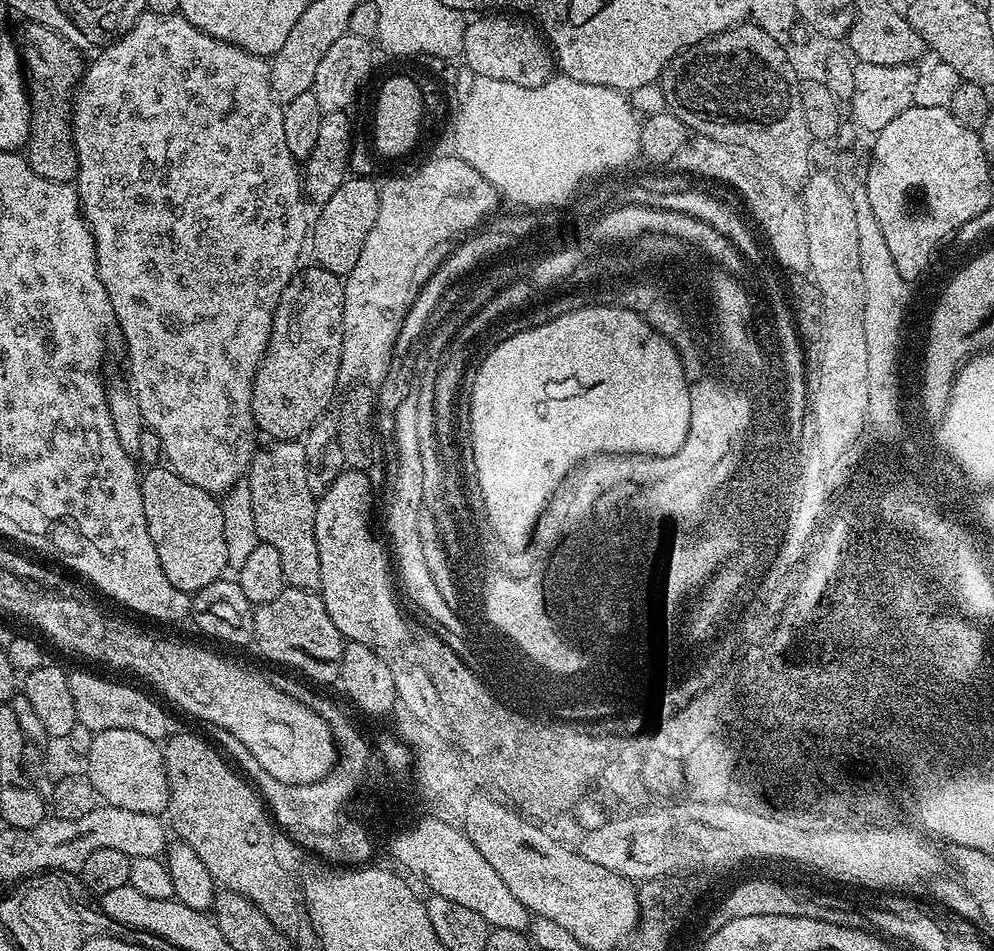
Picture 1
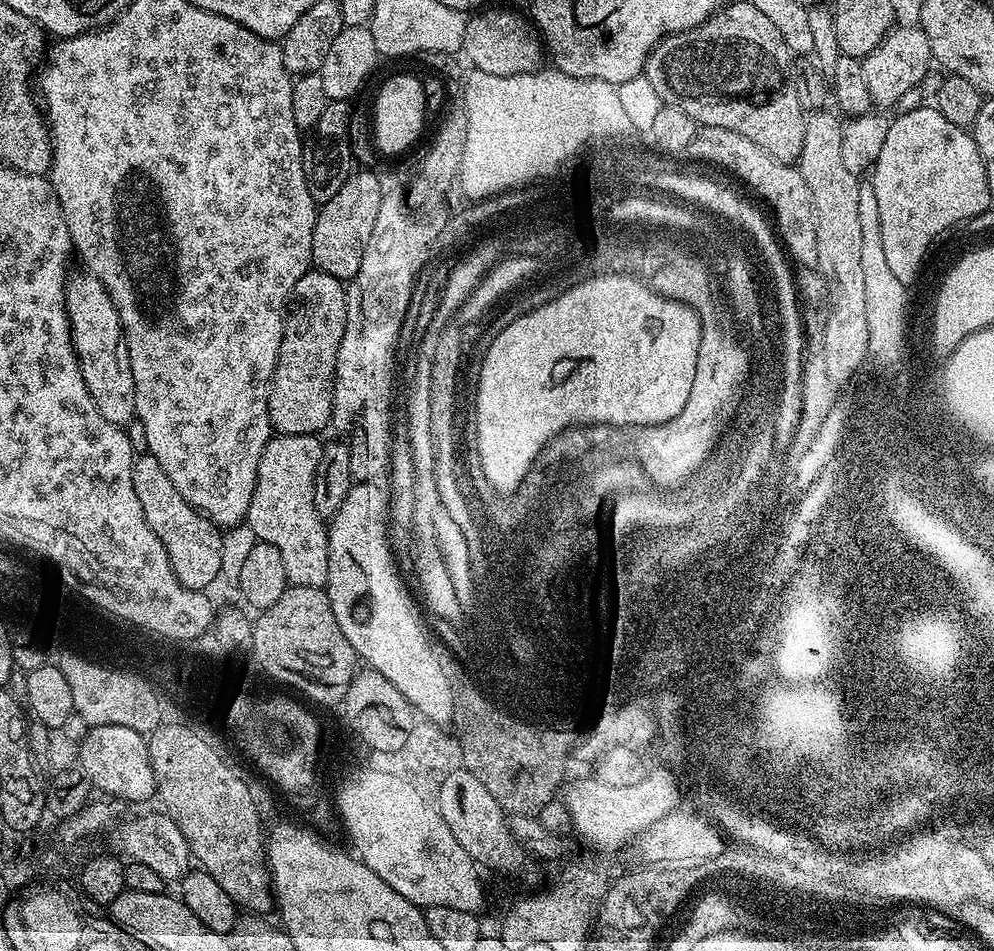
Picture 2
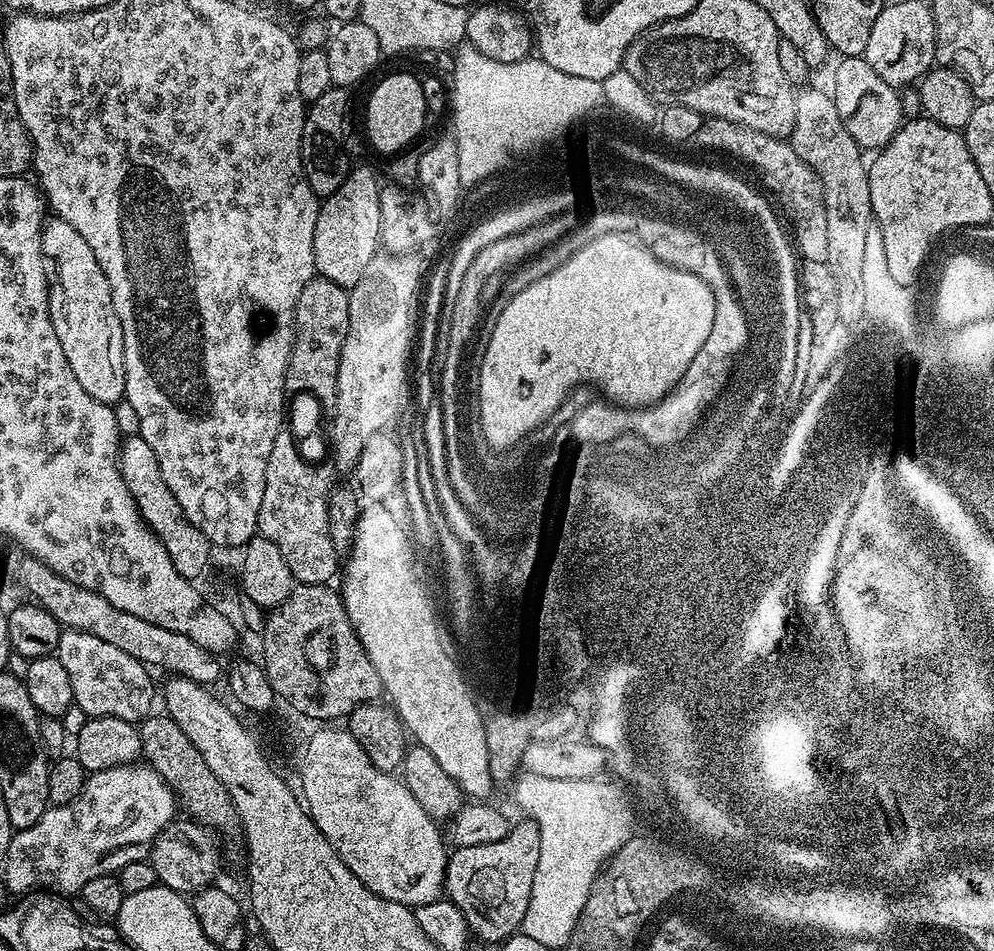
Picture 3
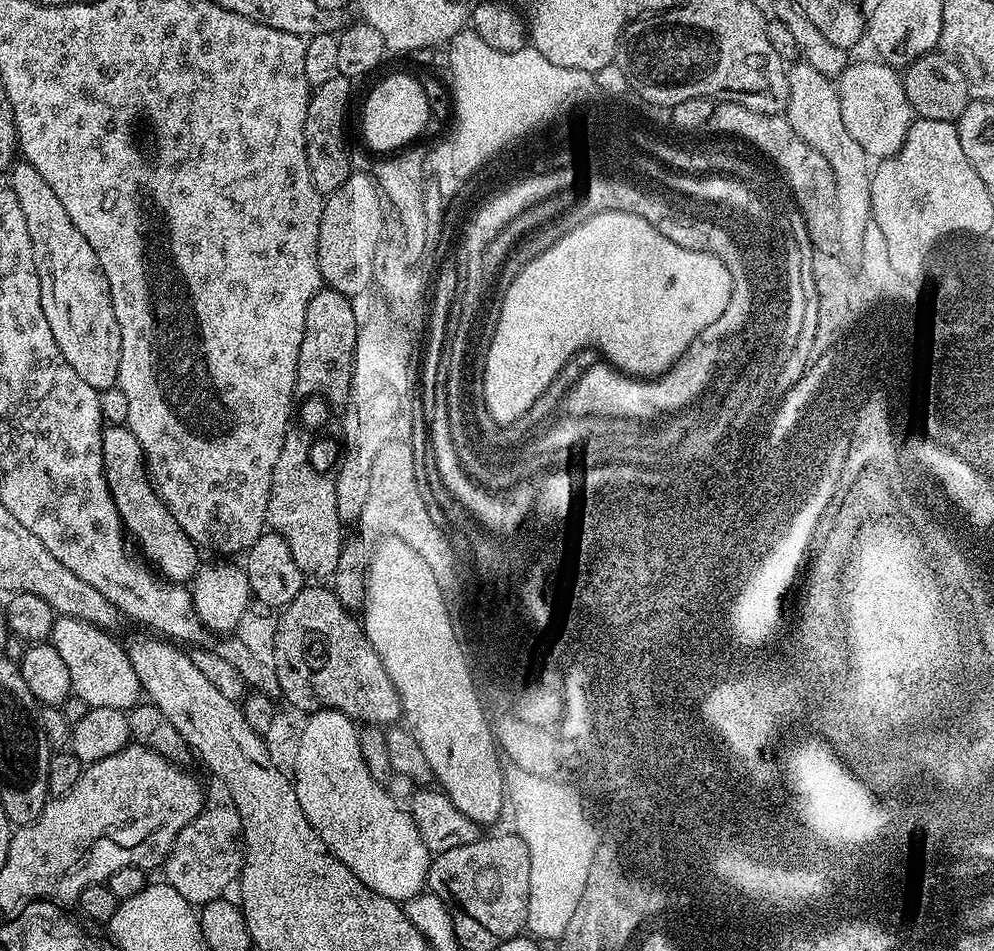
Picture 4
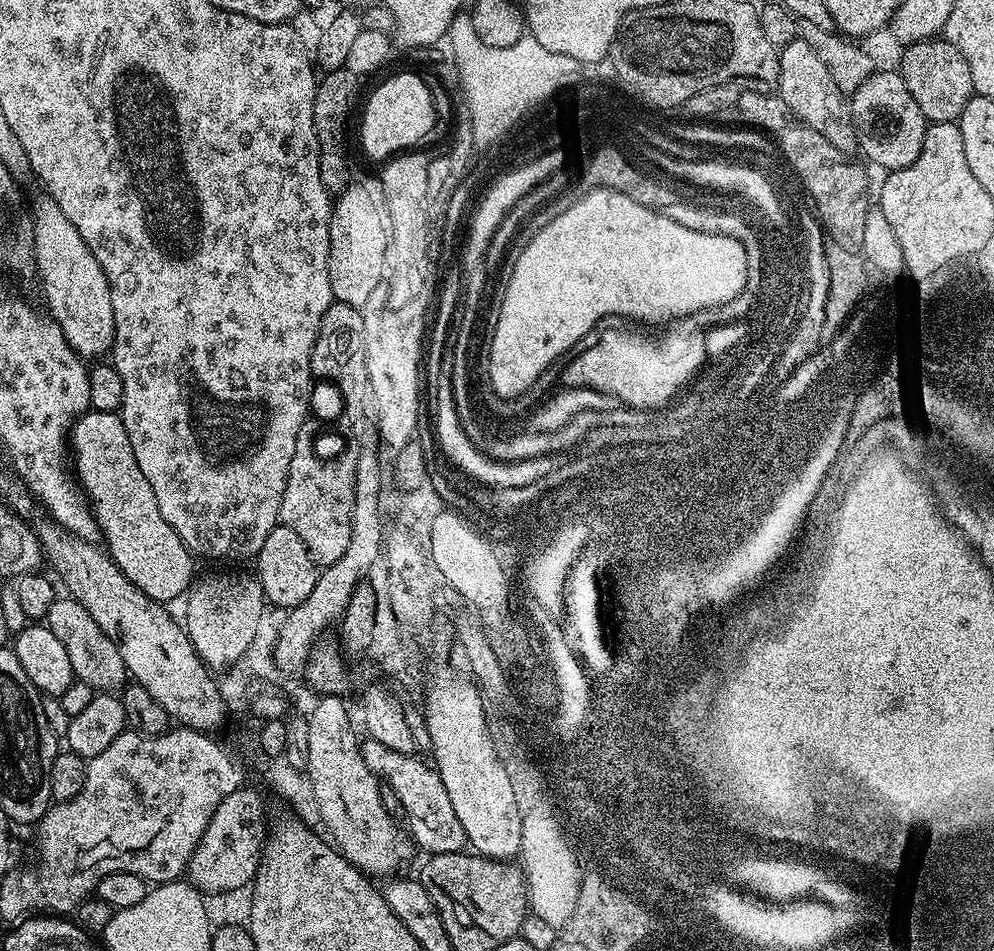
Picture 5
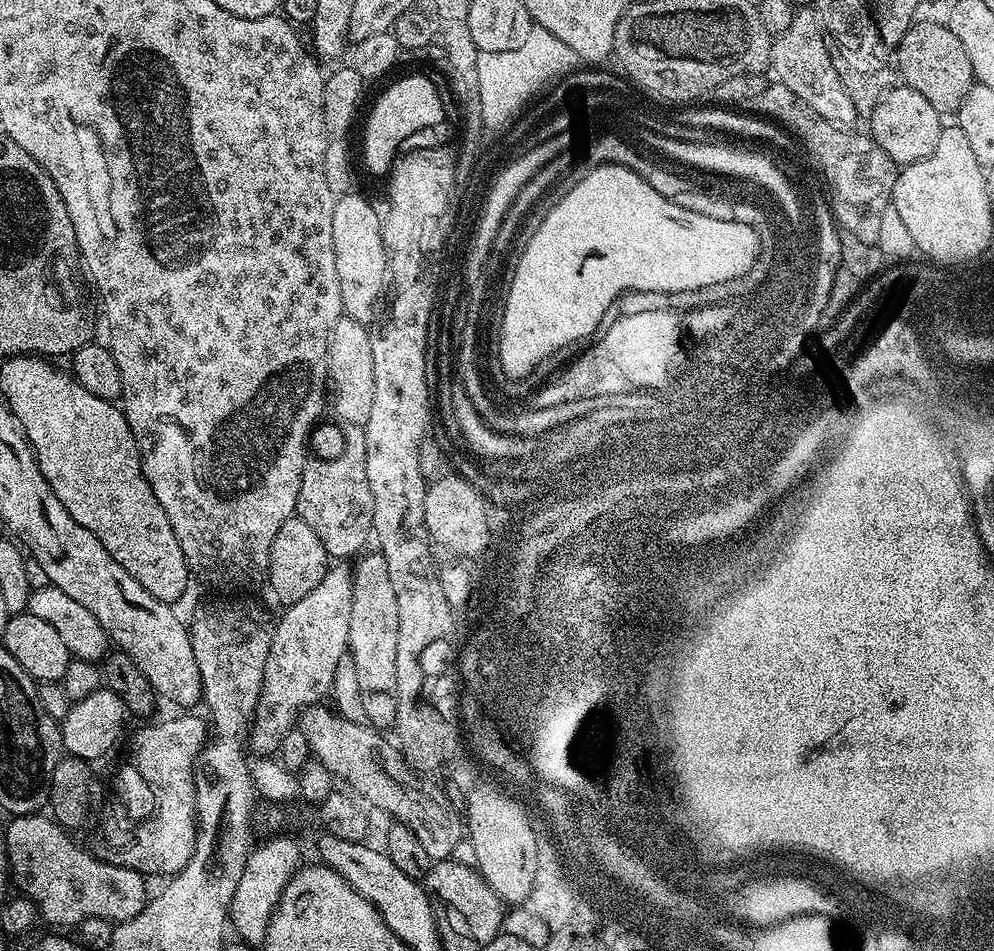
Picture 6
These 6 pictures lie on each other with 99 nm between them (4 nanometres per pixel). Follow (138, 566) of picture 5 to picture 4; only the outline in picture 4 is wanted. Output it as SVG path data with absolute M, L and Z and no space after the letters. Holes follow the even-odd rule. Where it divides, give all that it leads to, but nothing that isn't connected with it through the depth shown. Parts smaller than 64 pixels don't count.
M113 424L105 427L102 438L102 458L106 482L114 498L114 506L118 506L118 514L124 523L125 533L135 543L136 540L140 543L139 551L143 559L151 562L155 571L169 582L191 581L196 575L196 569L202 563L202 557L199 556L201 553L198 551L198 545L186 535L182 526L178 526L174 514L170 514L162 498L156 493L152 477L148 475L144 451L138 438L134 438L134 434L125 425Z

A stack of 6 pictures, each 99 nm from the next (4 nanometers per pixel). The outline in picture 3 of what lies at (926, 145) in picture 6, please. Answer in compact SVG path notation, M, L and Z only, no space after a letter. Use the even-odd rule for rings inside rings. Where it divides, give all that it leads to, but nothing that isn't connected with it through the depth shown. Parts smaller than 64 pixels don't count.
M861 56L841 57L838 62L834 70L832 96L839 117L861 149L879 150L888 144L903 123L899 91L883 82Z

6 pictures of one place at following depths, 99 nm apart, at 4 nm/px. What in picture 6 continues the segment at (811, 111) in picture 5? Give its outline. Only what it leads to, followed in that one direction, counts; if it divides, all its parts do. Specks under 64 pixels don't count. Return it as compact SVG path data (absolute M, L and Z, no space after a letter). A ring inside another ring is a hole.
M811 7L797 9L788 29L771 43L772 74L779 83L789 87L798 98L805 101L814 114L826 118L826 122L852 126L858 120L858 113L838 70L834 70L834 52L828 49L827 43L829 41L815 11Z

